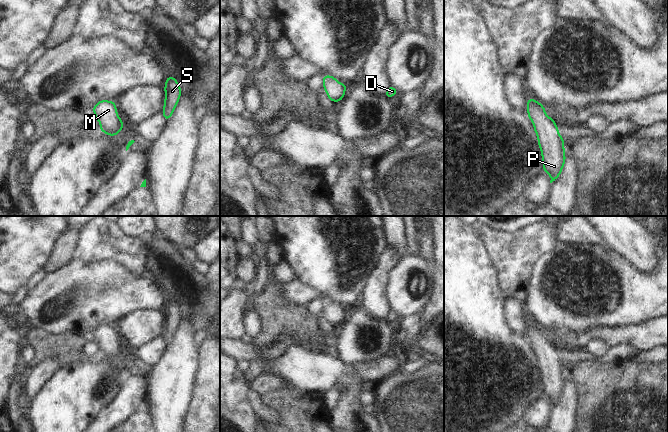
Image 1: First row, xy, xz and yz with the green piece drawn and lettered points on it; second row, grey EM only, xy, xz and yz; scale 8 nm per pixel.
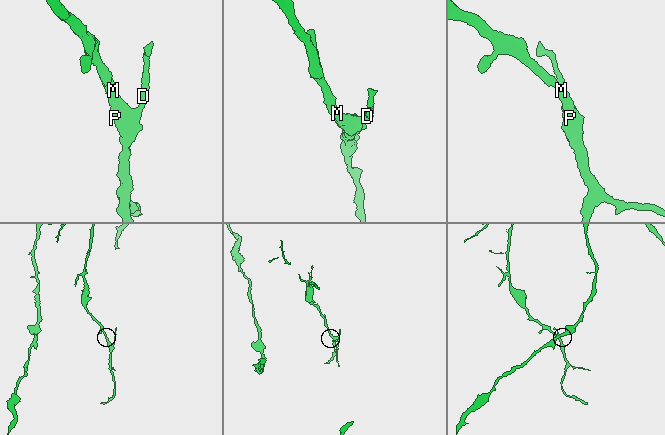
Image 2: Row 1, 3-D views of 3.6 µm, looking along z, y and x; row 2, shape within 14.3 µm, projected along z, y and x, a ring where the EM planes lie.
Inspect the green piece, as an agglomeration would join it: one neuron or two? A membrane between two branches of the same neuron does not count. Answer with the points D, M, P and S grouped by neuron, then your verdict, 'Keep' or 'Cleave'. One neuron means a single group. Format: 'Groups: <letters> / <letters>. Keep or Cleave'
Groups: D M P S. Keep.

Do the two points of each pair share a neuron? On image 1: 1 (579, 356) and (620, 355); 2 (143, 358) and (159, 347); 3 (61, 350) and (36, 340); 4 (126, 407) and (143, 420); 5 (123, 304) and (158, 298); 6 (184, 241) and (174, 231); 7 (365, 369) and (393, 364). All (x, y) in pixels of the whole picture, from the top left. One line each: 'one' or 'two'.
1: one
2: one
3: one
4: two
5: one
6: one
7: one

